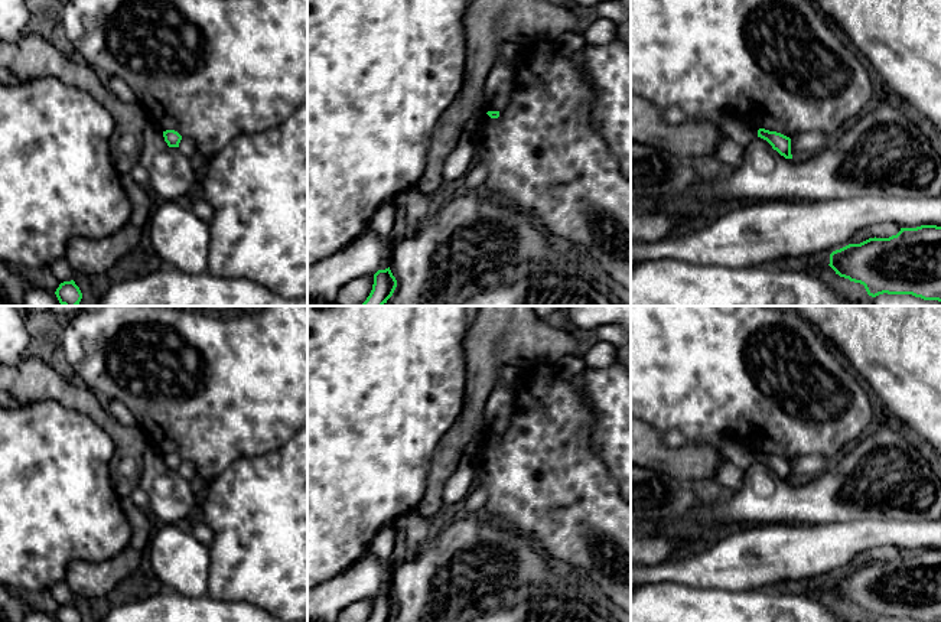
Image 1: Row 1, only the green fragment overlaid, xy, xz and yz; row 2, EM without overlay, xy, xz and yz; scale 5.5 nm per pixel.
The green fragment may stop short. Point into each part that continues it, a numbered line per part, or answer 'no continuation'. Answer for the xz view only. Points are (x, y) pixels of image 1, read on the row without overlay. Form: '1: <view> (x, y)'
1: xz (500, 406)

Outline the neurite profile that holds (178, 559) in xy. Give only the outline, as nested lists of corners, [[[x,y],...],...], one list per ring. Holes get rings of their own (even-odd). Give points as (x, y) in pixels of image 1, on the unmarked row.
[[[163,524],[149,543],[150,569],[165,590],[201,597],[209,584],[209,550],[186,524]]]

